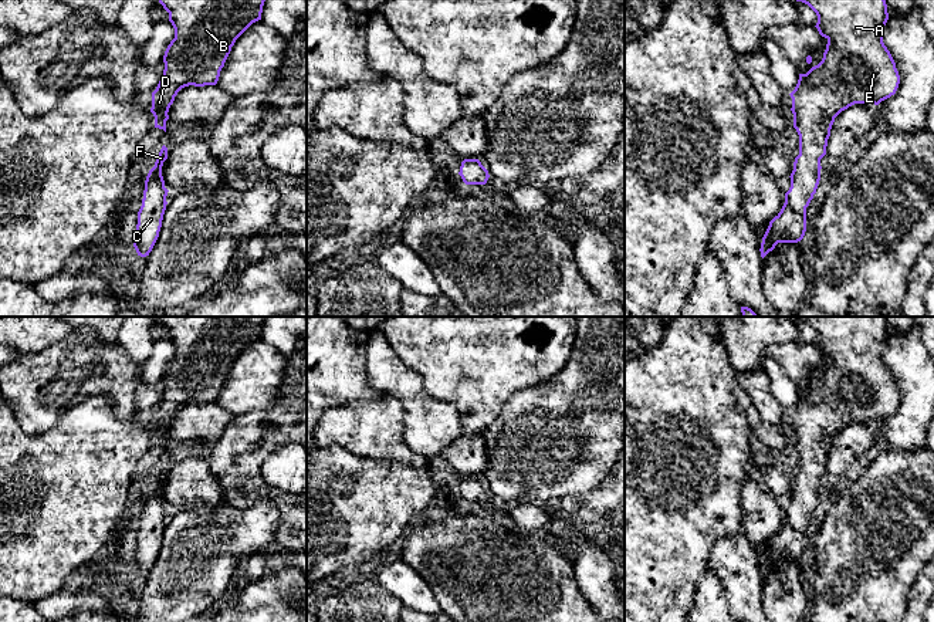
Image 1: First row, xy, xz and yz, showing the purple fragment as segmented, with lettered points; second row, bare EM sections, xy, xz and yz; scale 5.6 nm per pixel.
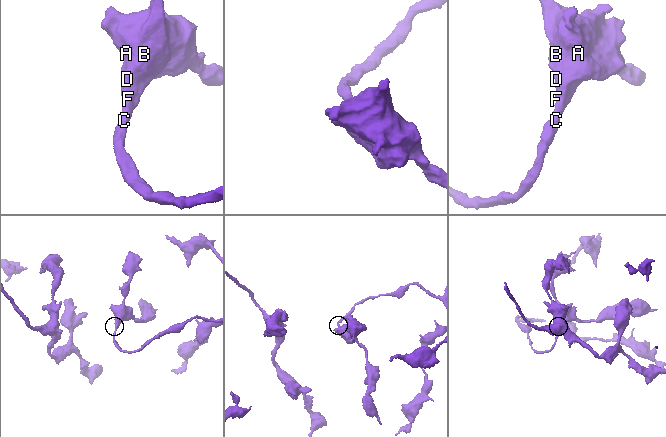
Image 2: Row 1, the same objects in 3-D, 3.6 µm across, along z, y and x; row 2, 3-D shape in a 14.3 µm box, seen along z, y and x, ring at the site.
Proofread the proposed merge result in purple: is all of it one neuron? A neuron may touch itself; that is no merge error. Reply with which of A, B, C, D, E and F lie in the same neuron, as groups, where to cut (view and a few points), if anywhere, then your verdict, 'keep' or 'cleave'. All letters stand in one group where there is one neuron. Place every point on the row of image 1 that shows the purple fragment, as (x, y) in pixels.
A B C D E F; no cut; keep

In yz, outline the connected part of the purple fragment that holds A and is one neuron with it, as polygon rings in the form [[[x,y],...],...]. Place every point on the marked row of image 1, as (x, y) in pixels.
[[[796,0],[808,4],[818,16],[816,28],[828,40],[822,61],[806,74],[799,74],[792,98],[793,128],[799,135],[799,155],[791,173],[791,187],[785,193],[781,212],[769,222],[762,237],[764,258],[778,243],[798,243],[806,231],[806,207],[820,180],[820,159],[826,155],[828,139],[835,118],[855,104],[874,104],[896,94],[900,75],[883,43],[889,20],[886,0]]]

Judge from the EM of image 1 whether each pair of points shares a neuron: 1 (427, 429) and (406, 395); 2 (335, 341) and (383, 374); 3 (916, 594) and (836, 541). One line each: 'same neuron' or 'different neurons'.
1: same neuron
2: different neurons
3: different neurons

